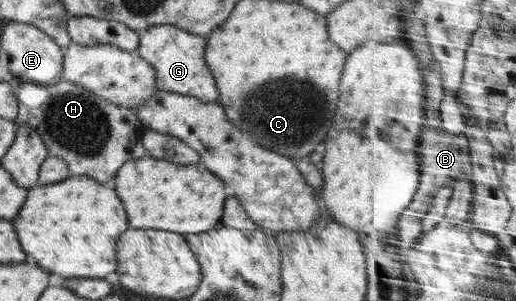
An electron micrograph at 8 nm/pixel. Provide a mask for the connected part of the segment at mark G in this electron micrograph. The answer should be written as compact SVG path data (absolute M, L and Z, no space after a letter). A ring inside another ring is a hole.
M169 24L155 25L139 34L137 53L156 73L157 90L191 96L201 102L218 102L219 90L205 62L207 38L194 35Z

